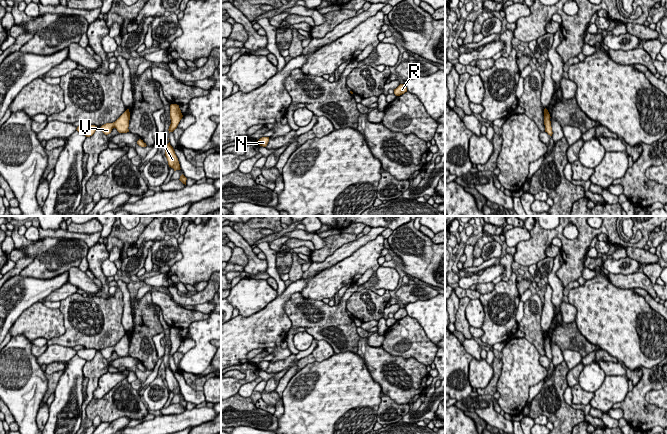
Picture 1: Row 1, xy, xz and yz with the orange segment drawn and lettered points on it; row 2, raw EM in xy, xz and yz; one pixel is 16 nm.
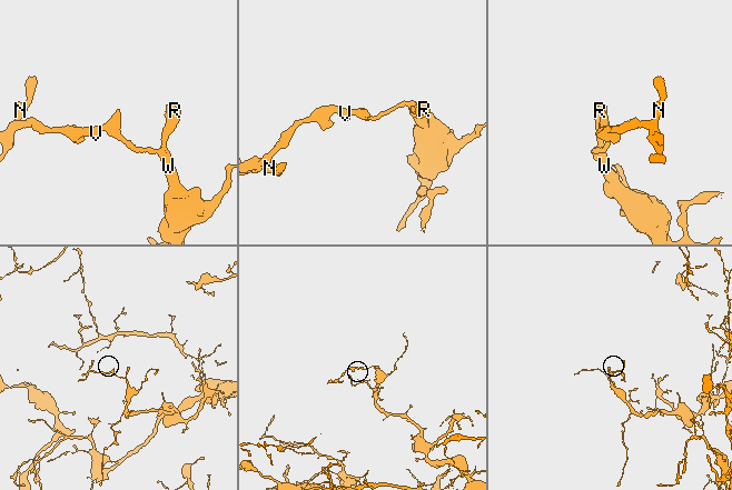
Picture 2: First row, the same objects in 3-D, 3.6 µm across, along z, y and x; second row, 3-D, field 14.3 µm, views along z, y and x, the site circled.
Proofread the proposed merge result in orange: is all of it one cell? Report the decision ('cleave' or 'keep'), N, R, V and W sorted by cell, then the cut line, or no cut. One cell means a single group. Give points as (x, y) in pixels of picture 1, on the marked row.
keep; groups N R V W; cut none

